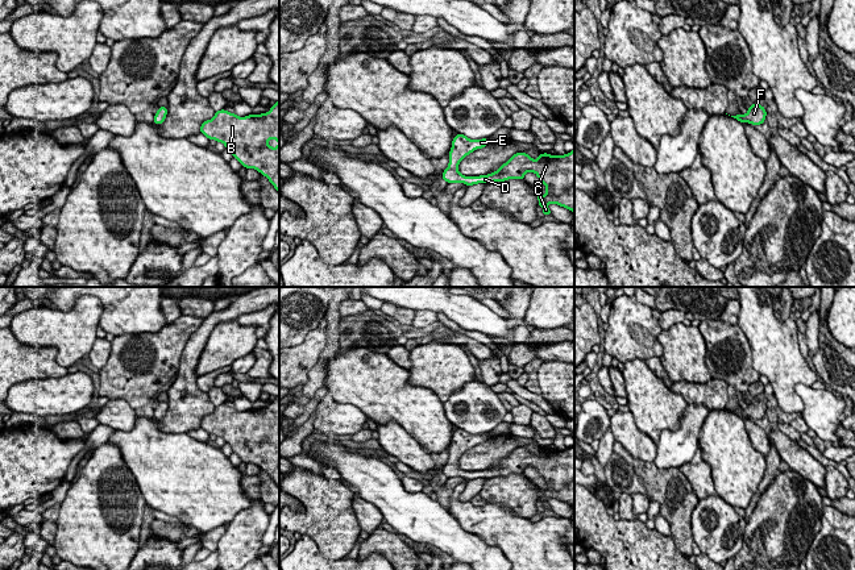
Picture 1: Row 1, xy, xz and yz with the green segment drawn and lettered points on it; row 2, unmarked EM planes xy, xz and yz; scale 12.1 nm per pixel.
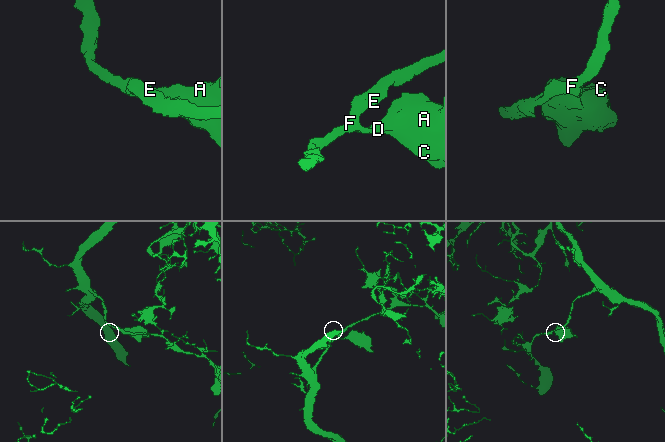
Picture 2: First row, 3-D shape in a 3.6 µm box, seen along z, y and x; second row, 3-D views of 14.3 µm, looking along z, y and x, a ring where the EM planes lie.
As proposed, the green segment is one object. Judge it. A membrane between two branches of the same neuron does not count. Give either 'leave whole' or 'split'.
leave whole

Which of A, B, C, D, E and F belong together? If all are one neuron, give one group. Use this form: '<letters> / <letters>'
A B C D E F

